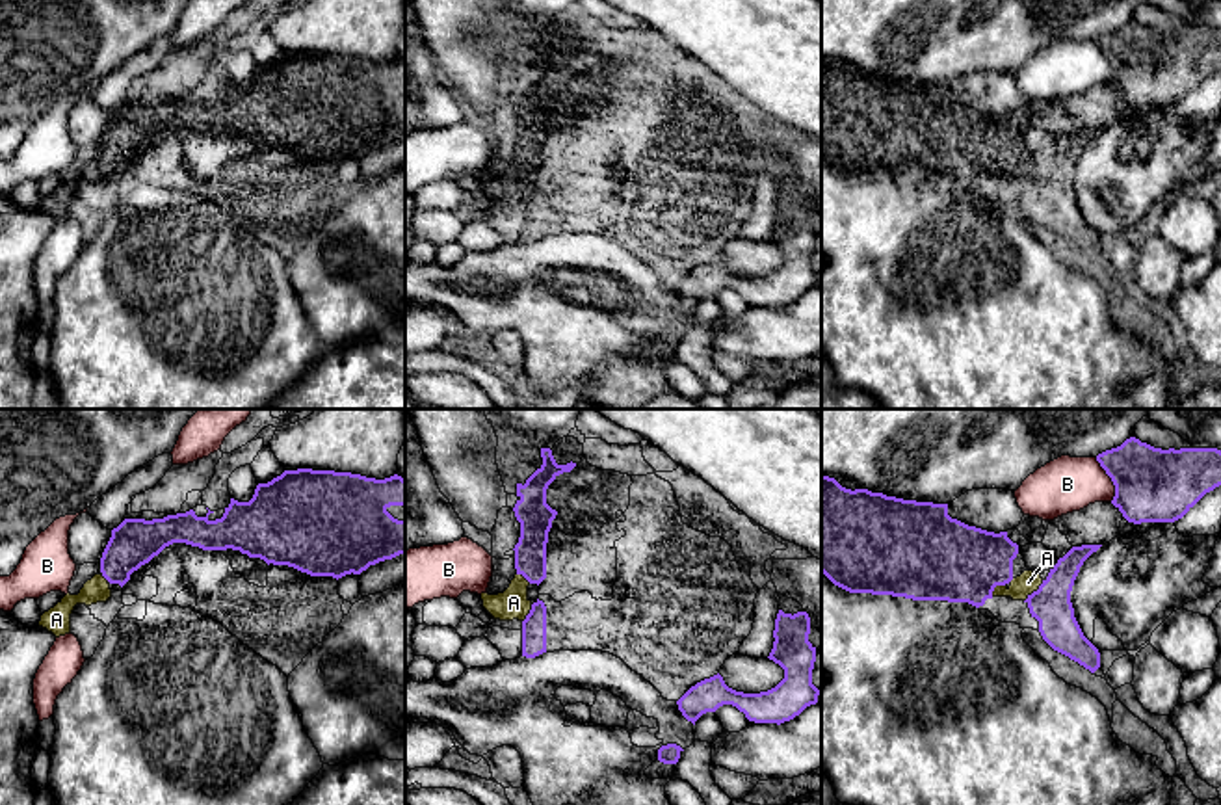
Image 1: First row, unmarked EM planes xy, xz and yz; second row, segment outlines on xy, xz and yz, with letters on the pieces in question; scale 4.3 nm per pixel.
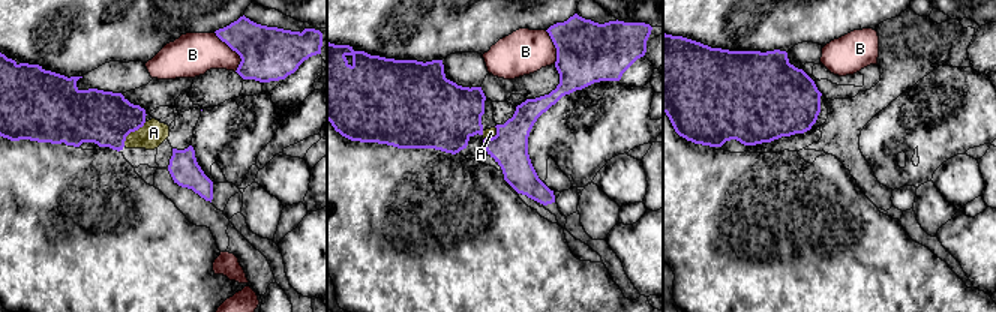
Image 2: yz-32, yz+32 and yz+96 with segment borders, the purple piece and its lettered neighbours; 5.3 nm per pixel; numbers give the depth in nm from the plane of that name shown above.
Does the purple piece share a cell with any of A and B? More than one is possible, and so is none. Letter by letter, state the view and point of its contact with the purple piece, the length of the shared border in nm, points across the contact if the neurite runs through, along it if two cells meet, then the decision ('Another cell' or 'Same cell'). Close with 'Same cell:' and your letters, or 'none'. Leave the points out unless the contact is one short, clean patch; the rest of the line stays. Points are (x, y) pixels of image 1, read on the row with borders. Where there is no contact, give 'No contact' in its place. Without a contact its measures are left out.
A: Touches purple at yz (1034, 592). Shared border 130 nm. Same cell
B: Touches purple at yz (1112, 480). Shared border 200 nm. Another cell
Same cell: A

